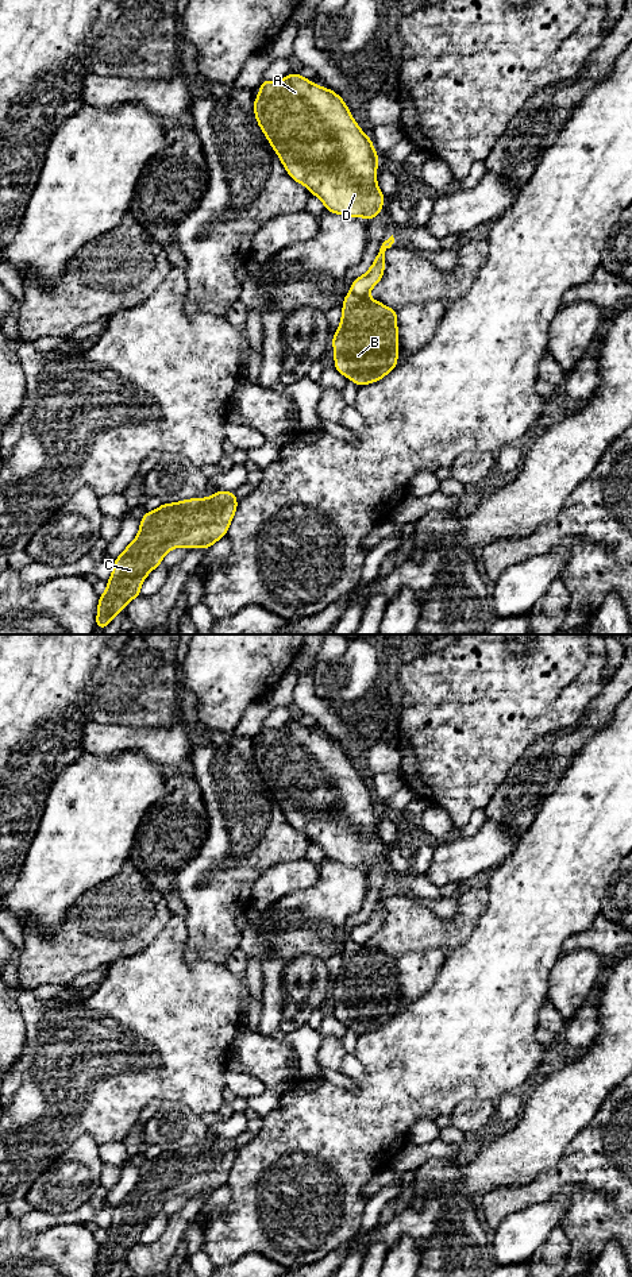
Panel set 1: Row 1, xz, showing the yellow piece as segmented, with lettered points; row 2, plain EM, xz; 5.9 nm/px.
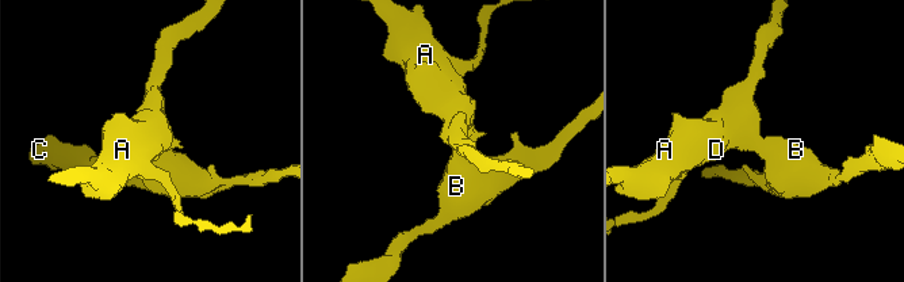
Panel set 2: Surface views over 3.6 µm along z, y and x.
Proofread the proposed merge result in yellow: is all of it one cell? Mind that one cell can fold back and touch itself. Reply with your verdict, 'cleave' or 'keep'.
cleave

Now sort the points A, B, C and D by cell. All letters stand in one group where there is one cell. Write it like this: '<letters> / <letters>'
A D / B C

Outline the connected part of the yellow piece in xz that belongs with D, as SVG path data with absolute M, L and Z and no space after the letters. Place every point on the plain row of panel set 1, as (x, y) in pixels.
M296 721L280 729L262 728L259 736L254 763L289 825L320 845L325 860L370 869L379 863L386 846L377 833L379 806L371 786L358 775L343 746Z

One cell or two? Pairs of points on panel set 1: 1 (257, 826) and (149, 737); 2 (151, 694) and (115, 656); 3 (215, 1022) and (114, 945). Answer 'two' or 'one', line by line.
1: two
2: one
3: two

